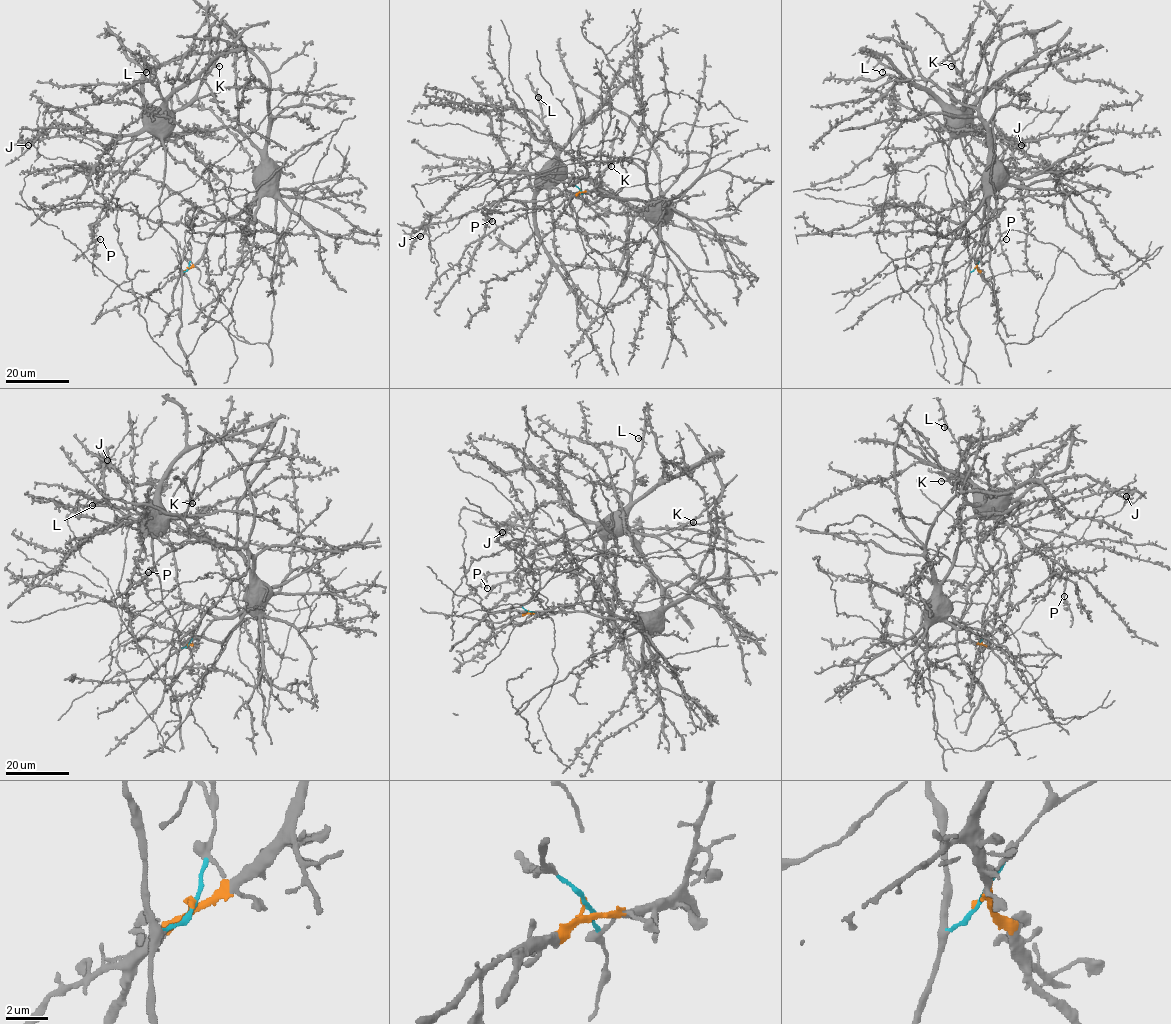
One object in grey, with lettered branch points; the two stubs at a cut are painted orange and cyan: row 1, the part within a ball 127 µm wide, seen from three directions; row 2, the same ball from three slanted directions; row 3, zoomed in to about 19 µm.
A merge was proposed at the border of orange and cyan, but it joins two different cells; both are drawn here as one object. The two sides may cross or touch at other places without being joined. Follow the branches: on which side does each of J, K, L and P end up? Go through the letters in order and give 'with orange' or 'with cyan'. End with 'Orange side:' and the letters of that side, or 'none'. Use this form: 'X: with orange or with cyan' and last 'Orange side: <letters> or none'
J: with cyan
K: with cyan
L: with cyan
P: with cyan
Orange side: none

